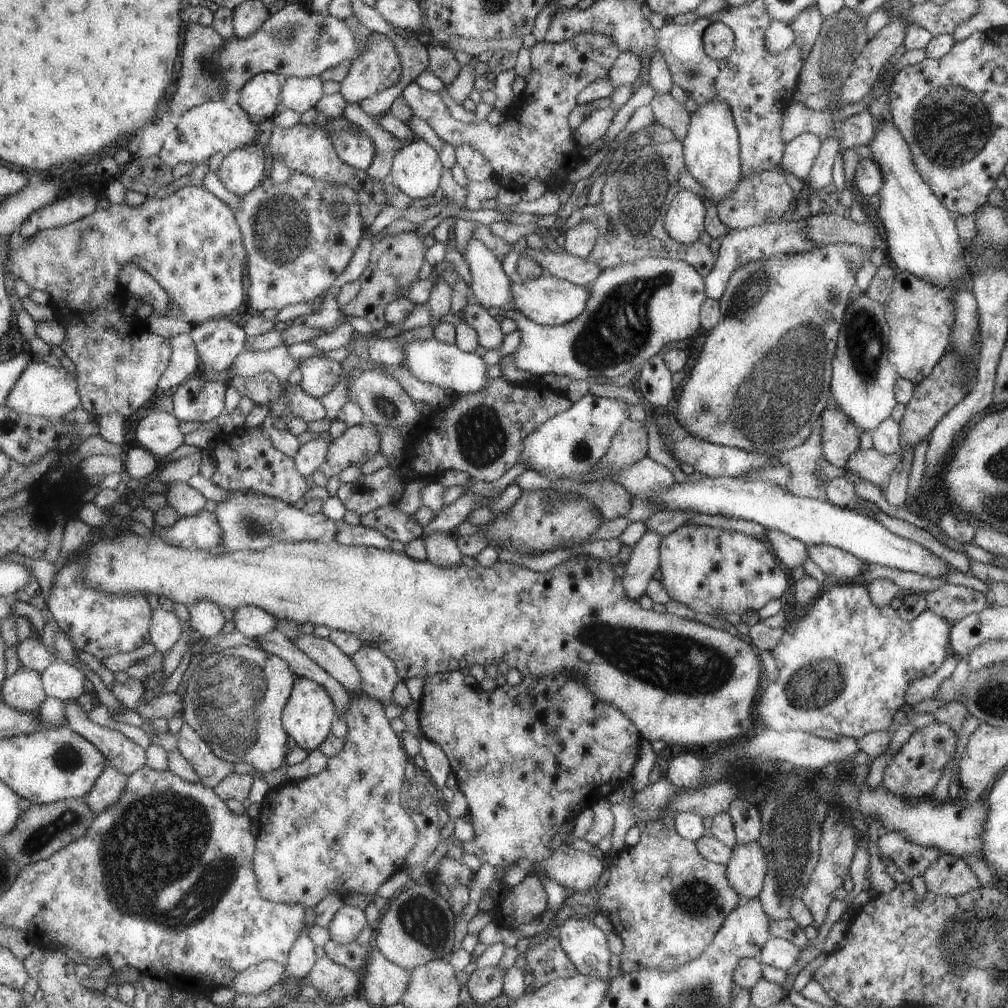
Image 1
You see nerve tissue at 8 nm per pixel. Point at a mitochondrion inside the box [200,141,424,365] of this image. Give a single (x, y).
(282, 232)

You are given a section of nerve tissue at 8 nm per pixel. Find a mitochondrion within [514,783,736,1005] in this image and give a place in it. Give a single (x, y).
(695, 898)

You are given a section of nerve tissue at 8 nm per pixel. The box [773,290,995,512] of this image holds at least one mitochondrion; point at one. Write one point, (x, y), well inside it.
(865, 335)

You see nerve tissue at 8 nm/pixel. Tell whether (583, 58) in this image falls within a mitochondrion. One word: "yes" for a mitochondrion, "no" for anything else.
no

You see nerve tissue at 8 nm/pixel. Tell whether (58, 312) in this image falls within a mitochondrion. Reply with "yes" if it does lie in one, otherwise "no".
no

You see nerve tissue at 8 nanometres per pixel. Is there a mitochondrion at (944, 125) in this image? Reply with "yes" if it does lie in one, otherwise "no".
yes

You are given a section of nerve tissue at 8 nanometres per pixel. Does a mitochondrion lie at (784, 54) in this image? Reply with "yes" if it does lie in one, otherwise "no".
no

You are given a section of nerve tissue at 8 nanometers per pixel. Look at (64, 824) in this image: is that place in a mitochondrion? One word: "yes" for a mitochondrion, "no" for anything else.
yes

